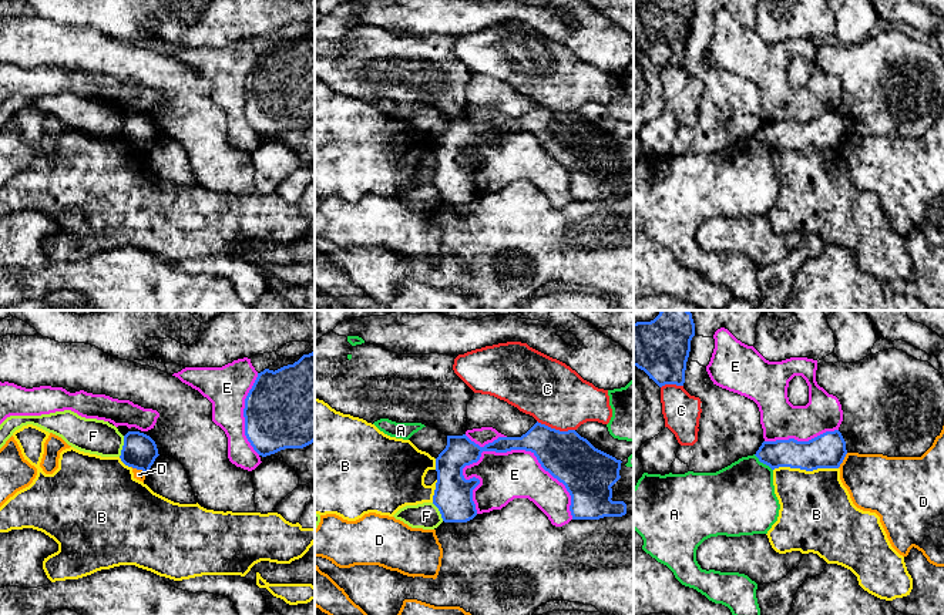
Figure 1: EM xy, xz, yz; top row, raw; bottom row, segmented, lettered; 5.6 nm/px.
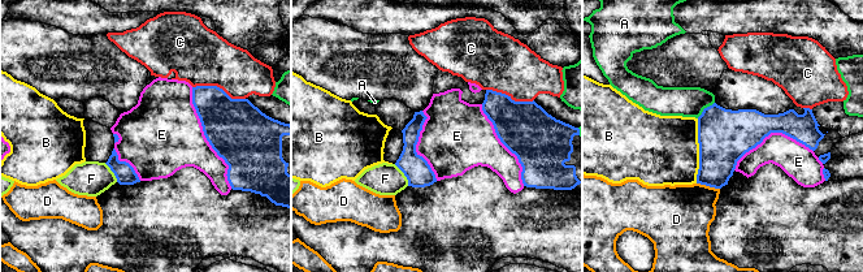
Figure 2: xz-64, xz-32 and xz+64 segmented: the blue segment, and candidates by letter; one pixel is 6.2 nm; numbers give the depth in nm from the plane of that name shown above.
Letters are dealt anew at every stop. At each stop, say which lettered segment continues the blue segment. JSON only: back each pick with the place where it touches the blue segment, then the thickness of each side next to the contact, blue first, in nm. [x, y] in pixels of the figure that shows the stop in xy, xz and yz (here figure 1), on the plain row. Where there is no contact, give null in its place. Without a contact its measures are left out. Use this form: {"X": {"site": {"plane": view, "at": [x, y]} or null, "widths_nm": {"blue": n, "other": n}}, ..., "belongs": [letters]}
{"belongs": []}

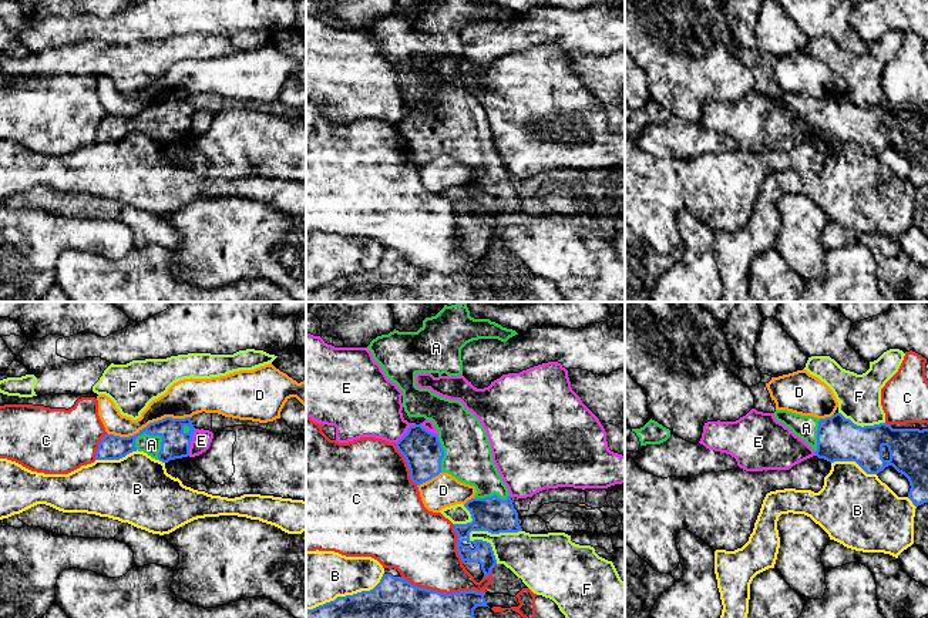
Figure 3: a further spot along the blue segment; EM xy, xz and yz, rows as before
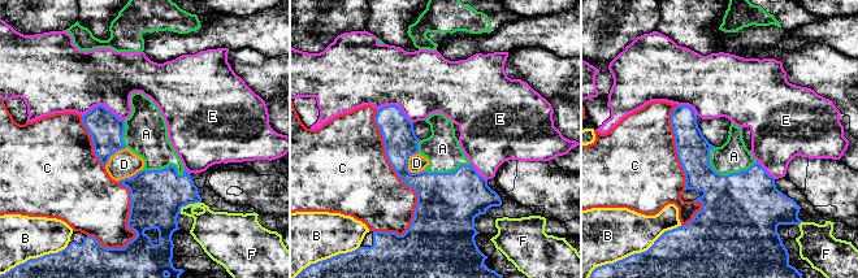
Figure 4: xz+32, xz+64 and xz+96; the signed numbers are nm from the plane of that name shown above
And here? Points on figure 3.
{"A": {"site": {"plane": "xy", "at": [161, 117]}, "widths_nm": {"blue": 160, "other": 110}}, "belongs": ["A"]}

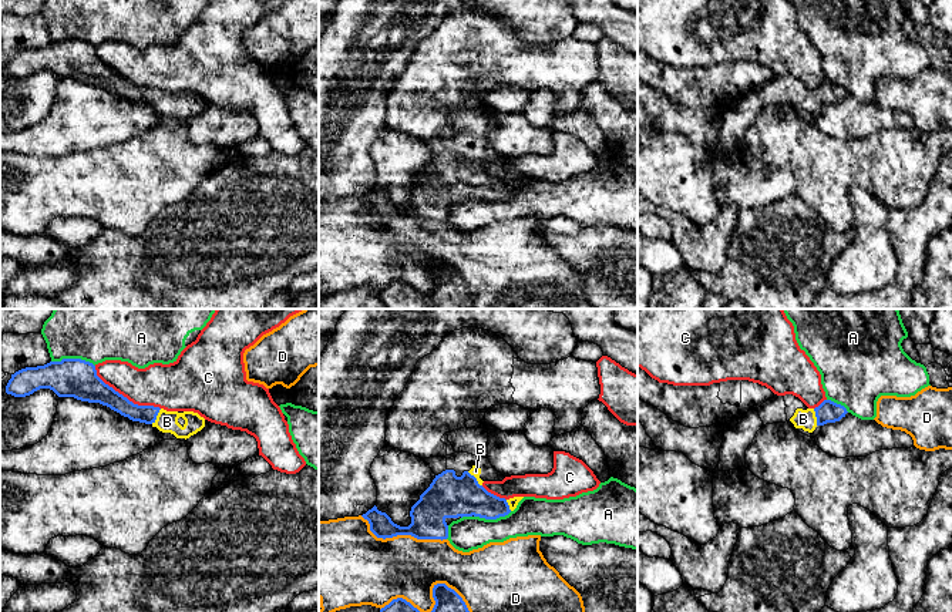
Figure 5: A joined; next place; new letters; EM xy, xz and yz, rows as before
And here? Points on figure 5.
{"B": {"site": {"plane": "xz", "at": [476, 160]}, "widths_nm": {"blue": 240, "other": 60}}, "belongs": ["B"]}

